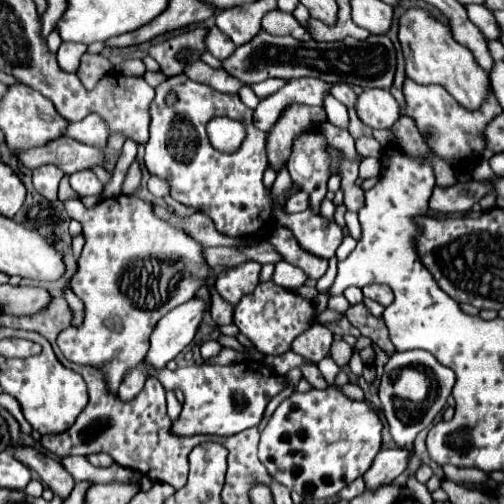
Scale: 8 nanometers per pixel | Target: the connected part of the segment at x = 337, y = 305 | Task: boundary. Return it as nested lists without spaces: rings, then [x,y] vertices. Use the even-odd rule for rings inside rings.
[[[343,295],[331,296],[327,304],[328,309],[337,311],[337,313],[341,313],[342,316],[346,313],[349,306],[349,302]]]

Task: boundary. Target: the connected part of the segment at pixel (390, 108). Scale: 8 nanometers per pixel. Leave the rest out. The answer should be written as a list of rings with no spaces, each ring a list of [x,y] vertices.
[[[367,89],[357,97],[357,117],[371,129],[391,129],[399,119],[399,105],[385,89]]]

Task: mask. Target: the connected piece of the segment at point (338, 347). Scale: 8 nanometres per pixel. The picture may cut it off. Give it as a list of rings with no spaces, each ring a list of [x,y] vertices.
[[[335,341],[331,345],[331,357],[339,367],[347,365],[347,361],[351,359],[351,347],[345,341]]]

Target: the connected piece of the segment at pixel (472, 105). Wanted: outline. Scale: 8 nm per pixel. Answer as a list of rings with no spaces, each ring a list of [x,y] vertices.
[[[409,7],[399,17],[397,37],[403,49],[407,77],[411,77],[415,83],[421,83],[421,85],[429,85],[429,83],[443,85],[459,101],[459,105],[471,111],[479,109],[479,105],[483,103],[483,97],[487,97],[489,77],[487,73],[483,73],[483,69],[479,69],[473,53],[451,37],[449,25],[435,19],[427,9]]]

